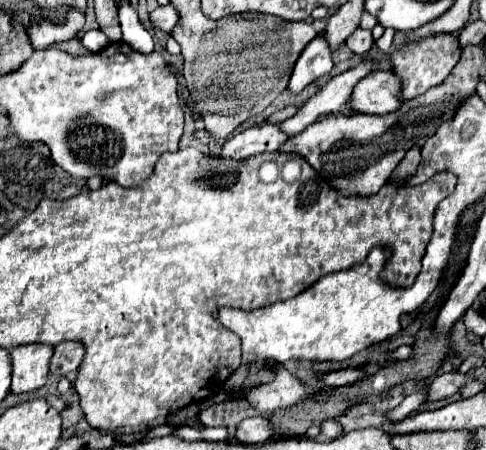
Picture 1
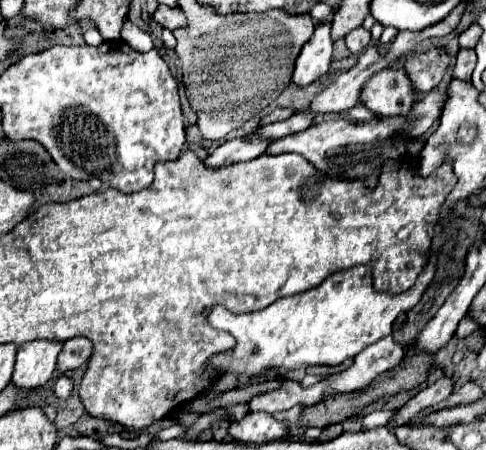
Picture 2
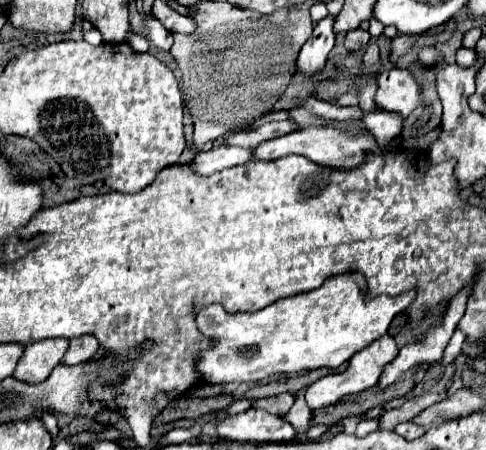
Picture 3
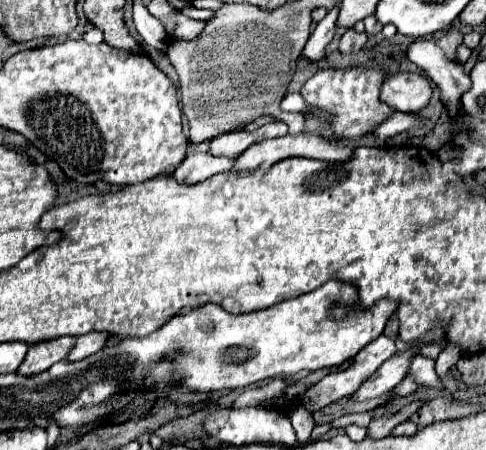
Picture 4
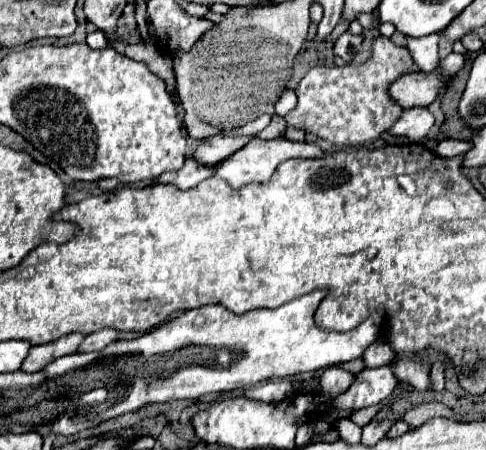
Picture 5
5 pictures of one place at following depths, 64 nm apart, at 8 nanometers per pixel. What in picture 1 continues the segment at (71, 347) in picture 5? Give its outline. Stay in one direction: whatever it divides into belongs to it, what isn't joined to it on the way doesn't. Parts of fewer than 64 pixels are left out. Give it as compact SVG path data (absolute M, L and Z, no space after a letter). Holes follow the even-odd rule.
M28 344L16 346L10 350L12 360L12 392L24 394L38 390L46 384L48 378L48 362L52 358L54 348L44 344Z

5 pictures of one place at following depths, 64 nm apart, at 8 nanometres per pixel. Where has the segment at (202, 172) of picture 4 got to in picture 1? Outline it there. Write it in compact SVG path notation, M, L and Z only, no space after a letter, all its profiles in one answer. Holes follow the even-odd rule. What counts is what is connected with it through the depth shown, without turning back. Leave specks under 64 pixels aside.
M262 122L256 124L236 136L232 136L224 148L222 148L222 158L232 158L232 160L244 160L262 152L274 152L278 150L290 136L278 128L278 124Z

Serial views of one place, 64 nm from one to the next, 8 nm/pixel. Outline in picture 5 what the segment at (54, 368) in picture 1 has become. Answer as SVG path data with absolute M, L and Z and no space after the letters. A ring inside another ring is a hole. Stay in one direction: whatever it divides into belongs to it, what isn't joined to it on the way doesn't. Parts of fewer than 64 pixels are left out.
M104 328L104 330L100 330L100 332L88 334L88 336L84 336L84 340L82 340L78 352L82 354L82 352L96 352L96 350L102 350L102 348L106 348L110 342L114 342L116 336L118 336L118 332L112 330L112 328Z

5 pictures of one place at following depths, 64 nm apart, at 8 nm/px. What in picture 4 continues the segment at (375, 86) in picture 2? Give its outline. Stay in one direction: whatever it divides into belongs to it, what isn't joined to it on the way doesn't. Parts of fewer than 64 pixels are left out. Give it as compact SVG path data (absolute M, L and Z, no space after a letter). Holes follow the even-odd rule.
M406 70L388 74L380 90L380 100L384 100L384 104L388 104L392 110L406 114L422 110L428 104L430 96L432 92L428 80L416 72Z

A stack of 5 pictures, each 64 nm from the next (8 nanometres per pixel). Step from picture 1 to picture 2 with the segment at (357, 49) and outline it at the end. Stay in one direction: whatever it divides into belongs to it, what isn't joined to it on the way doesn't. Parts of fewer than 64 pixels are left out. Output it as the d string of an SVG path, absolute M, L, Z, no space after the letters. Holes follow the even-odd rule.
M356 28L346 36L346 46L350 48L352 54L360 54L362 50L366 50L368 44L370 44L370 32L364 28Z

